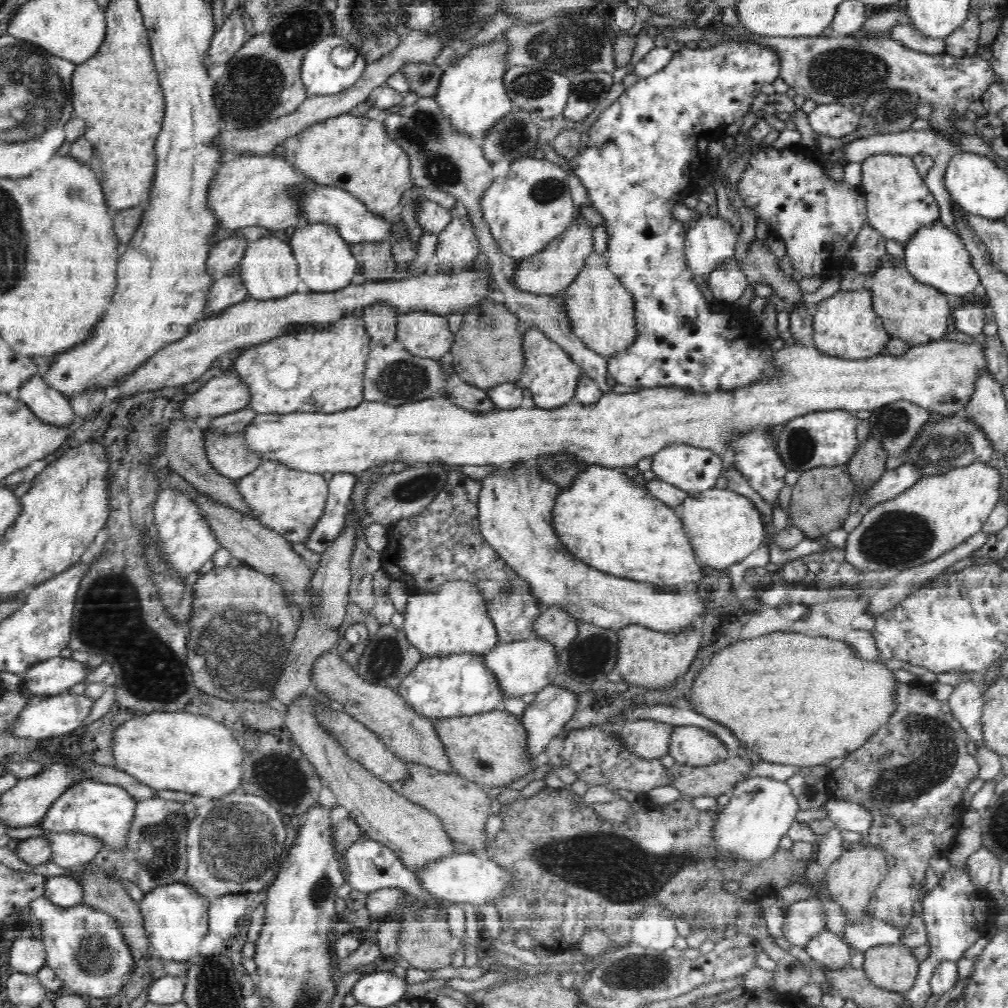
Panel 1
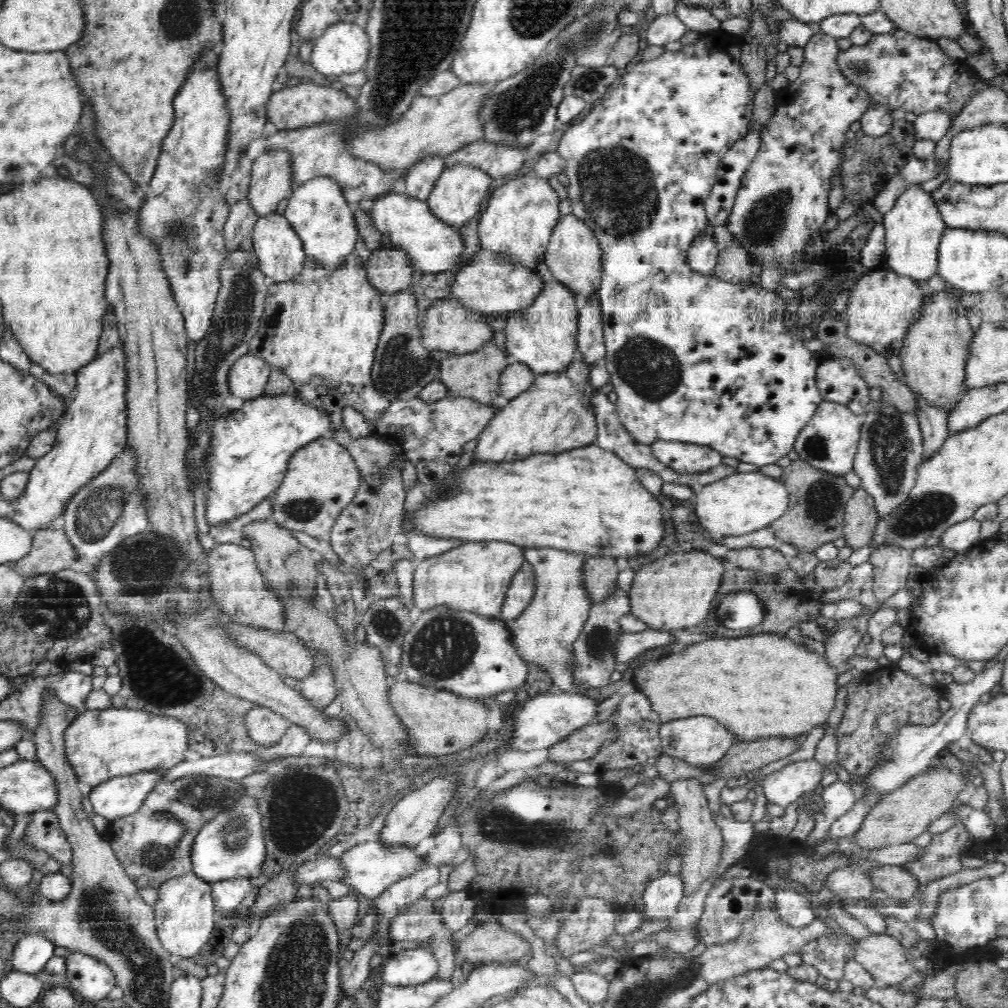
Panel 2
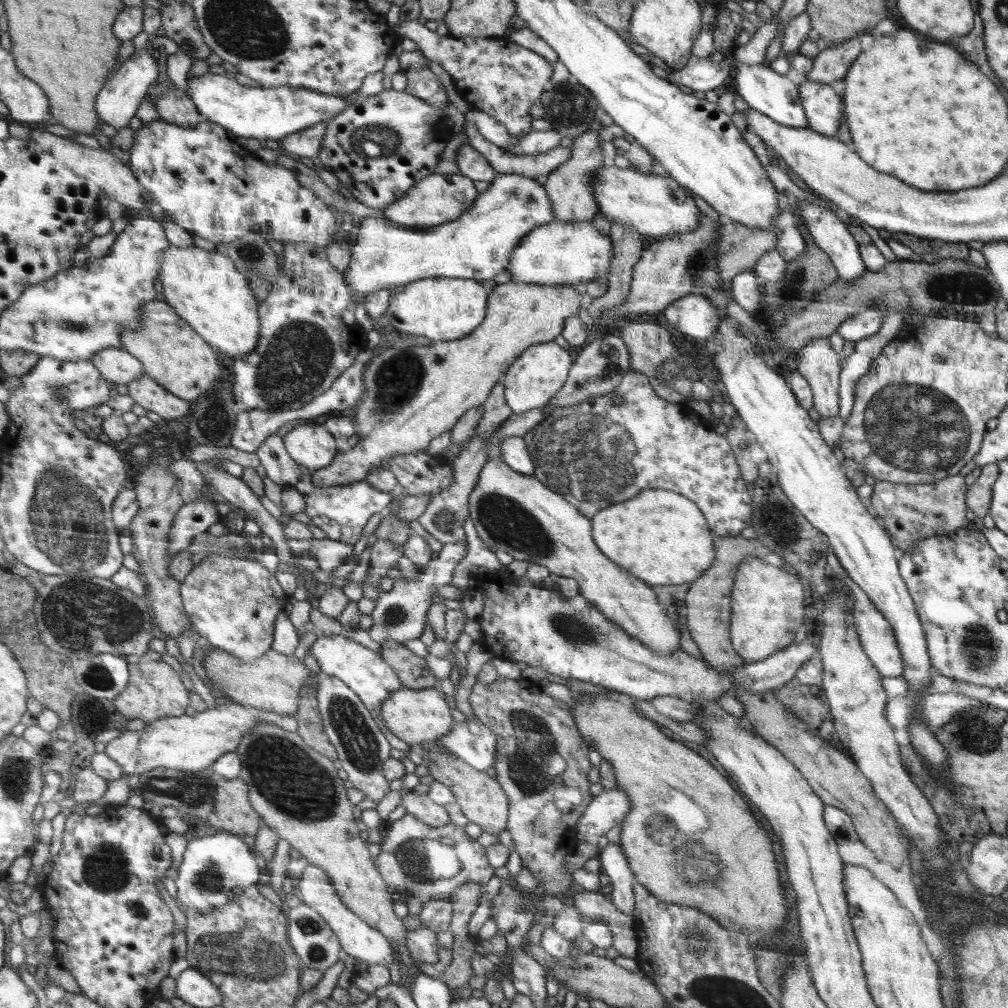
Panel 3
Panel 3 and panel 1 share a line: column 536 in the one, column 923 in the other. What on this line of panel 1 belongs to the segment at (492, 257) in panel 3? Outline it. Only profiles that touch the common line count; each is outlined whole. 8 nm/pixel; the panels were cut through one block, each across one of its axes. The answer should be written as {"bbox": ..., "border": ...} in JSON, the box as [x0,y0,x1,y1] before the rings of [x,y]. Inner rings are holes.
{"bbox":[860,154,940,245],"border":[[[874,154],[862,163],[860,191],[867,199],[867,222],[884,238],[906,245],[918,231],[939,222],[940,208],[910,155]]]}

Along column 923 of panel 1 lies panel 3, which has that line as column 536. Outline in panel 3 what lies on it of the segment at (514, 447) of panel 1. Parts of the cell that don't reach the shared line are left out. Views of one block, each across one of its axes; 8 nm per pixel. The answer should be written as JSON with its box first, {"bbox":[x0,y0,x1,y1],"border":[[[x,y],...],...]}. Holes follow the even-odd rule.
{"bbox":[504,341,572,414],"border":[[[554,341],[526,348],[504,374],[505,401],[515,414],[543,407],[564,386],[572,370],[572,358]]]}

